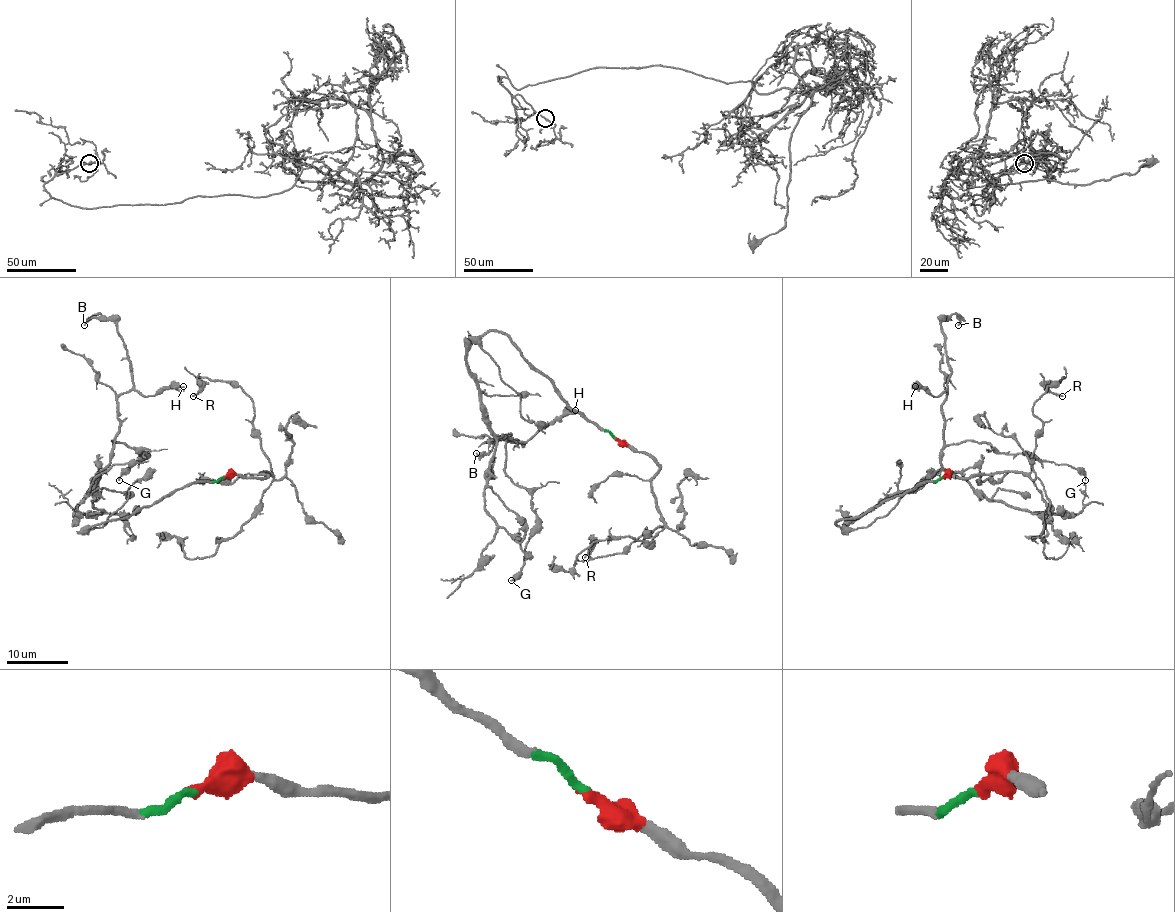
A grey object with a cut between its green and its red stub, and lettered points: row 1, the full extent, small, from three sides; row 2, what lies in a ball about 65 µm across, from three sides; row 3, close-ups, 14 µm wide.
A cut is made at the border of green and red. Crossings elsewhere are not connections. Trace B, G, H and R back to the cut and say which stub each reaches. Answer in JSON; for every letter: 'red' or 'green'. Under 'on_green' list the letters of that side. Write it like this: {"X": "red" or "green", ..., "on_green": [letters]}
{"B": "green", "G": "green", "H": "green", "R": "red", "on_green": ["B", "G", "H"]}

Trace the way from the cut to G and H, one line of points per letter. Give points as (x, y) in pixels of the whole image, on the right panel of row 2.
G: (943, 477), (835, 523), (845, 528), (915, 491), (941, 466), (944, 448), (967, 440), (1069, 465), (1086, 480)
H: (943, 477), (835, 523), (845, 528), (888, 498), (915, 491), (941, 466), (946, 389), (932, 396), (915, 386)

